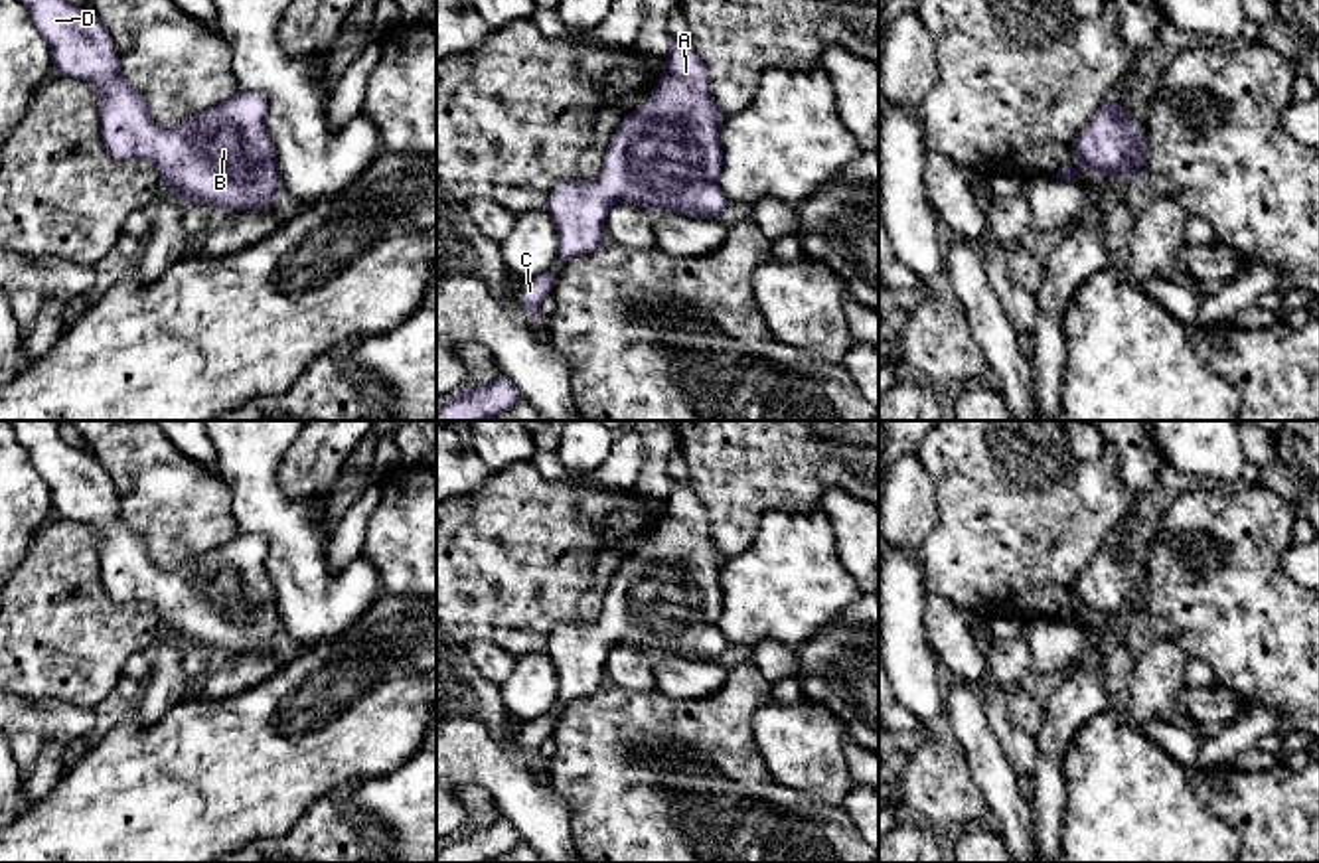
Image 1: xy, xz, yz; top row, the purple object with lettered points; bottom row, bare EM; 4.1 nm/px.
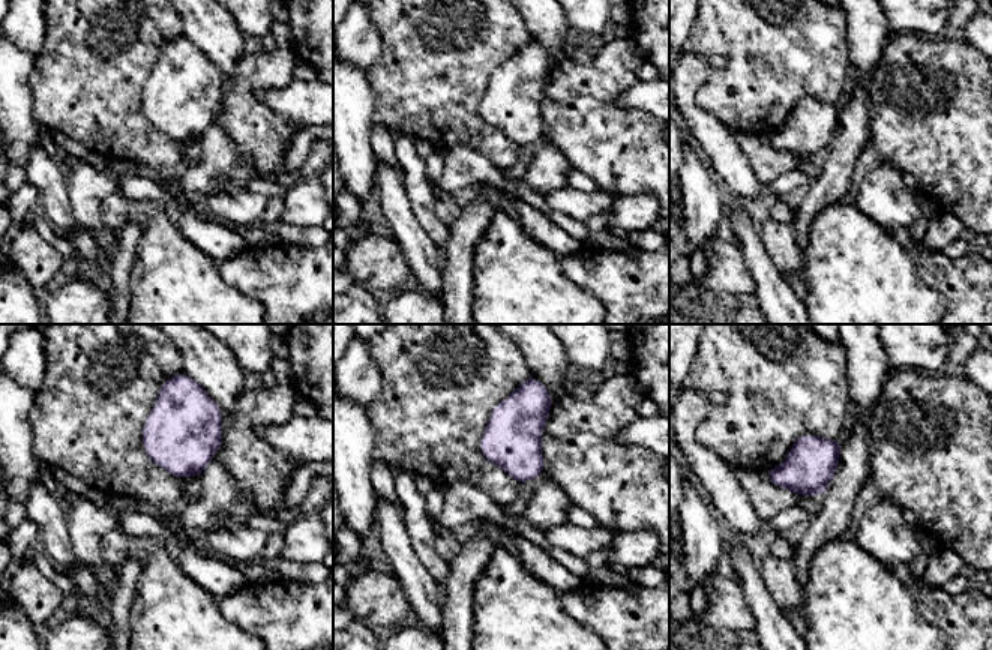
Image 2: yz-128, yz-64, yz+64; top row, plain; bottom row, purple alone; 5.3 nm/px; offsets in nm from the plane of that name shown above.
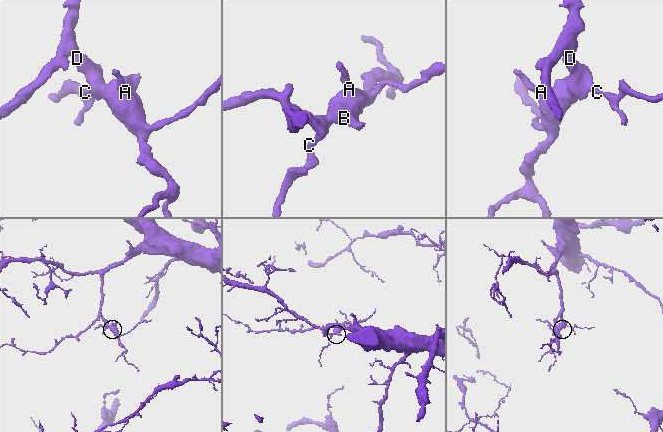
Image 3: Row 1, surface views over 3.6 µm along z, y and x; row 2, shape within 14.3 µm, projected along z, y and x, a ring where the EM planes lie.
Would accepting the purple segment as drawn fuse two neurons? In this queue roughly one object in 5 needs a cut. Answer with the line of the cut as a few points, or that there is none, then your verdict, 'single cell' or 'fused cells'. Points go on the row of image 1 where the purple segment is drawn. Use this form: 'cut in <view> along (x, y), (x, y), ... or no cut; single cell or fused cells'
no cut; single cell

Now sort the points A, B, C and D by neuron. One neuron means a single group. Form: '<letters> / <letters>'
A B C D

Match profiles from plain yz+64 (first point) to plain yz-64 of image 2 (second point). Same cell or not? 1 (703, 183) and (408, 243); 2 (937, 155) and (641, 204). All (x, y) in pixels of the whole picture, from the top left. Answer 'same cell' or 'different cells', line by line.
1: different cells
2: different cells

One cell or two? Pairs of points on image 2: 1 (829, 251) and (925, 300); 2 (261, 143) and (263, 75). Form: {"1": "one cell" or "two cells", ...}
{"1": "one cell", "2": "one cell"}

